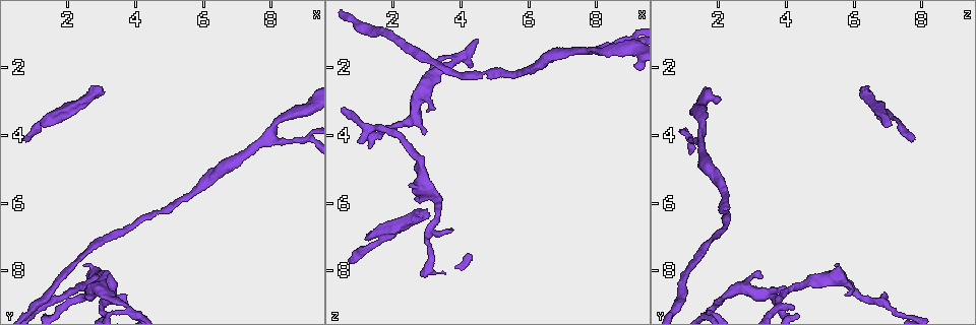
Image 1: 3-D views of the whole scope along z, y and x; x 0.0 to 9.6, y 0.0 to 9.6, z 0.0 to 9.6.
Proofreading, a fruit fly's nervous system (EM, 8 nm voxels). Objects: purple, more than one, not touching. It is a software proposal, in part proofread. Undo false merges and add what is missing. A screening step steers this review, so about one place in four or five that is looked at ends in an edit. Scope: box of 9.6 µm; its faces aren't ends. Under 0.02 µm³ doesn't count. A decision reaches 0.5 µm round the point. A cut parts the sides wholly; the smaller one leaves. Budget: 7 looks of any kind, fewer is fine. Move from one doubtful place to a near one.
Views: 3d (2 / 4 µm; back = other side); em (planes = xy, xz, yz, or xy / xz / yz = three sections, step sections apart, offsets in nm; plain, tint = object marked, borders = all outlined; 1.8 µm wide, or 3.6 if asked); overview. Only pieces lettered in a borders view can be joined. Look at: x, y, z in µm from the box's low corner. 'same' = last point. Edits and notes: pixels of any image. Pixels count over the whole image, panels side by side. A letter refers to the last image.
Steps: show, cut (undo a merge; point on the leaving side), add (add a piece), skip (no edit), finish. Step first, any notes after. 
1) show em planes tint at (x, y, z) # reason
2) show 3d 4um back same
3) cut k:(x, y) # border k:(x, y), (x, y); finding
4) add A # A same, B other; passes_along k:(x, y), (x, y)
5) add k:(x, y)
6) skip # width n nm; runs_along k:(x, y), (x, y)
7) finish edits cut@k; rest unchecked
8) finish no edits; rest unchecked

show 3d 4um at (2.00, 8.70, 3.90) # sharp bend

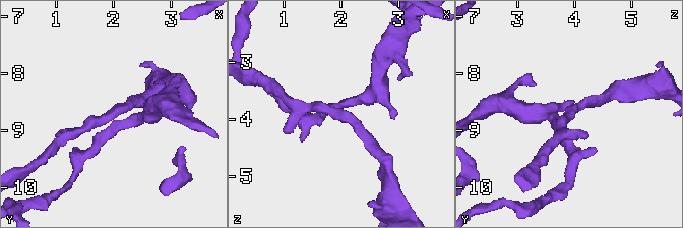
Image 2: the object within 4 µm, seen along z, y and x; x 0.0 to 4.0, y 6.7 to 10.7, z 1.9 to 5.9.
show em xz step 8 tint at (2.00, 8.70, 3.90) # arms 4

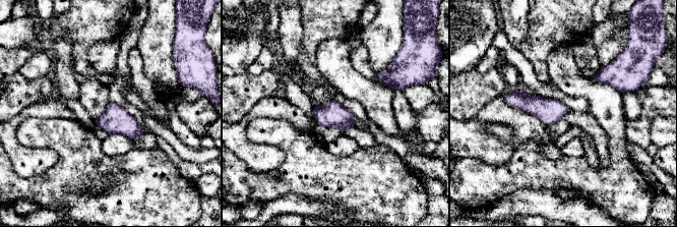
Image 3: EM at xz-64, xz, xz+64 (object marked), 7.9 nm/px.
show em xz step 8 borders same # what lies round it

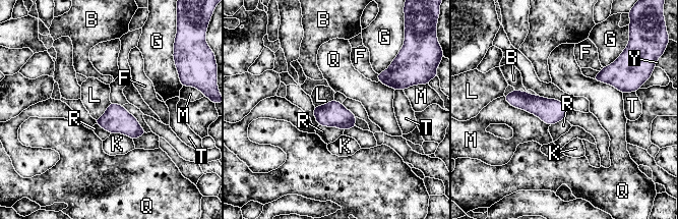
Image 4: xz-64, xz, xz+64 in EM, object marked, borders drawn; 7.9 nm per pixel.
skip # longest_contact M 440 nm; B other, F other, G other, K other, L other, M other, Q other, R other, T other, Y other; border 4:(333, 99), (314, 106); one neuron here

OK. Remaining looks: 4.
show em 3.6um planes borders at (0.75, 4.05, 7.60) # branch stops here

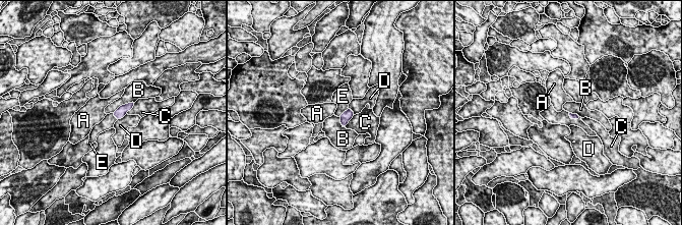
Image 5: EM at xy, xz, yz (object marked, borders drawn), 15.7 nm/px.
add E # A other, B other, C other, D other, E same; passes_along 5:(573, 116), (573, 119), (563, 118); the neuron continues

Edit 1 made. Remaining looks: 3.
show em planes borders at (3.10, 2.70, 6.50) # an open end

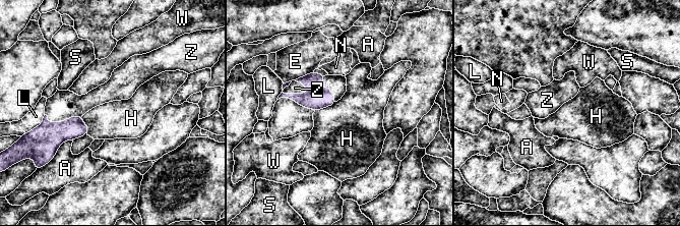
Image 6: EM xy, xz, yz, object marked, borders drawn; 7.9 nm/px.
add Z # width 140 nm; A other, E other, H other, L other, N other, S other, W other, Z same; the neuron continues

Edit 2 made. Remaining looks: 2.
finish edits add@5, add@6; rest unchecked

